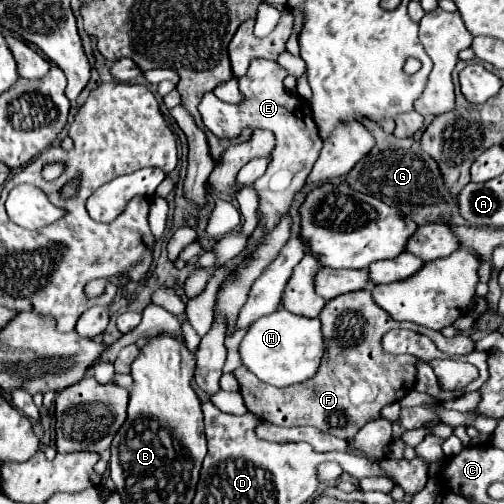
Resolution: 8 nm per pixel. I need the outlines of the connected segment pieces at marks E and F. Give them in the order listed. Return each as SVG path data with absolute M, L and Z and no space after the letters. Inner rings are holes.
M254 59L246 75L238 79L238 87L240 87L240 93L244 95L244 101L238 104L224 103L210 91L204 95L198 107L204 125L216 137L234 139L240 135L244 127L268 129L274 133L276 145L274 145L272 161L266 173L252 183L252 189L256 189L258 193L258 213L260 213L258 221L262 223L262 235L256 239L254 247L262 245L262 241L266 239L266 233L270 233L270 229L278 225L278 217L282 217L282 213L288 213L294 193L304 187L306 177L310 175L322 149L318 127L314 125L314 119L310 117L310 105L306 99L286 91L282 83L286 75L288 75L286 69L282 69L278 63L266 61L266 59Z
M360 289L354 293L344 293L328 301L318 315L322 321L322 337L326 341L326 353L318 373L304 383L278 389L256 379L248 369L238 367L234 377L240 385L244 405L262 421L274 425L296 427L312 425L324 433L330 433L340 439L350 439L358 433L362 425L372 419L378 419L378 413L384 405L400 401L414 387L416 379L416 359L410 355L392 355L382 349L382 337L390 329L414 327L406 321L394 321L384 309L380 309L370 289ZM358 383L358 399L352 397L352 389Z

